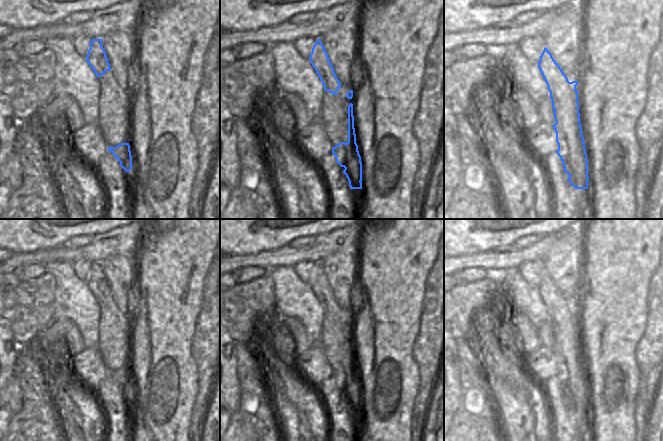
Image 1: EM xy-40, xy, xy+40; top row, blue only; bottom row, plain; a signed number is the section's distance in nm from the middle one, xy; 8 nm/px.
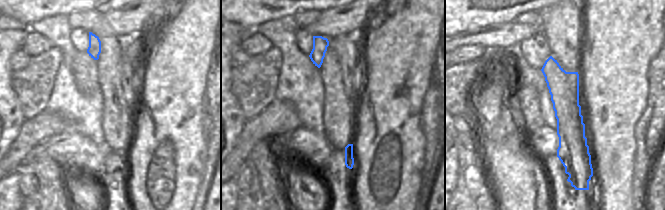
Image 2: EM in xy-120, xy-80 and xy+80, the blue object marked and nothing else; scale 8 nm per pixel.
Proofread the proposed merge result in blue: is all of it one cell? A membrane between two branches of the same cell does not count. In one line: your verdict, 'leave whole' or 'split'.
split

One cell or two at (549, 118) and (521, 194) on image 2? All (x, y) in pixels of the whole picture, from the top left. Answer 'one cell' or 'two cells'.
two cells

